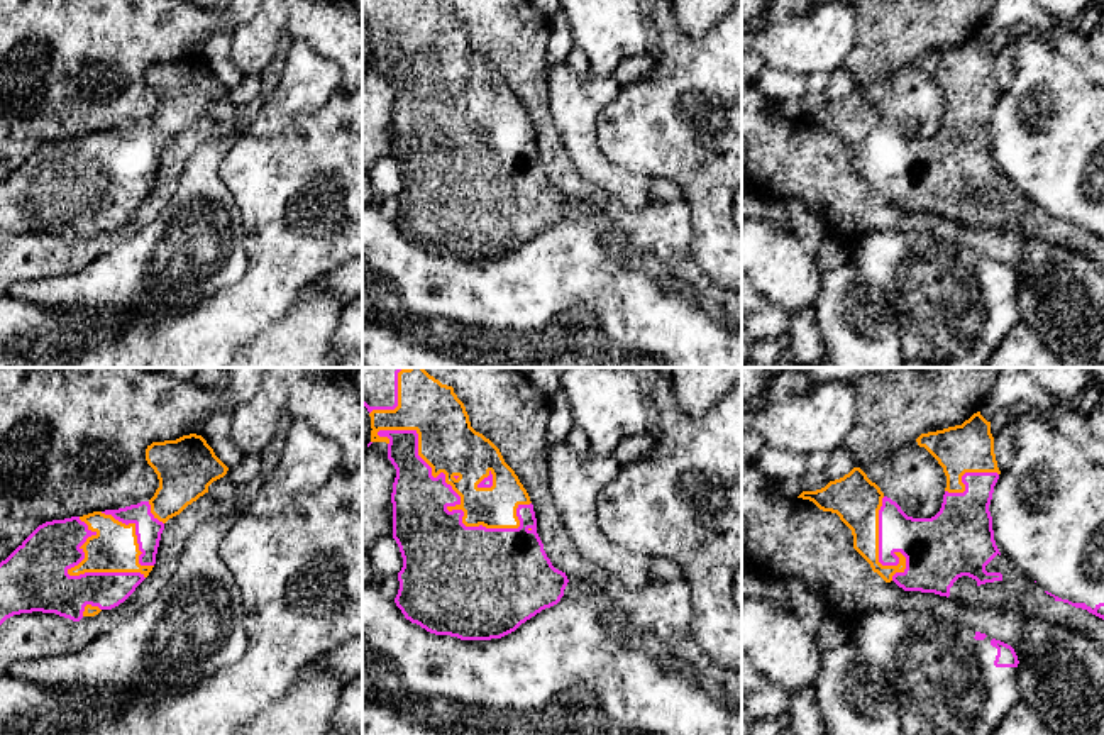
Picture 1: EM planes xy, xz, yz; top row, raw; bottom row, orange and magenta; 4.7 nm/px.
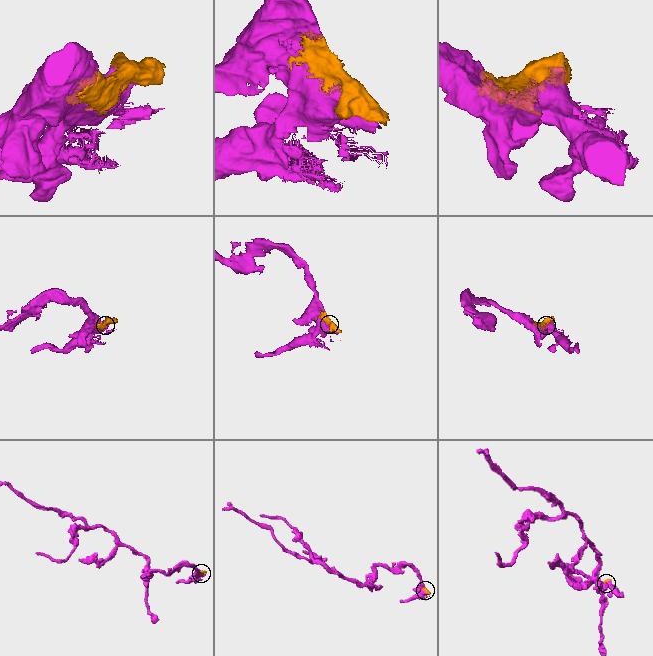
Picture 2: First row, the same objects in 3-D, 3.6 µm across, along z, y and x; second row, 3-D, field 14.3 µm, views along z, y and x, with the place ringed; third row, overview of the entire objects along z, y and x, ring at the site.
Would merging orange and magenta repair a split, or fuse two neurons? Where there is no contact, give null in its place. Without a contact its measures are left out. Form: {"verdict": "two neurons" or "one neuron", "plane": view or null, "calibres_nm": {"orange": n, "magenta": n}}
{"verdict": "one neuron", "plane": "xz", "calibres_nm": {"orange": 280, "magenta": 300}}

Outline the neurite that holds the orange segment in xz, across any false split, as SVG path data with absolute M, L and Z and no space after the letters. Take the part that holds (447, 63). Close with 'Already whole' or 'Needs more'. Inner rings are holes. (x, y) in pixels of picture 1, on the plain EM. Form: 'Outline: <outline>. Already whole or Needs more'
Outline: M362 0L362 25L371 37L371 63L388 64L396 90L393 103L393 159L403 188L398 193L396 227L406 240L435 256L461 261L491 261L560 222L569 203L555 190L537 154L533 125L500 69L471 47L464 24L439 0Z. Needs more

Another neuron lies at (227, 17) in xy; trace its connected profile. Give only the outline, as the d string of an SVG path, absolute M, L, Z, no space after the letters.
M227 0L225 5L208 10L215 17L215 24L200 39L195 54L201 56L208 39L217 34L234 32L239 25L251 20L259 10L262 0Z

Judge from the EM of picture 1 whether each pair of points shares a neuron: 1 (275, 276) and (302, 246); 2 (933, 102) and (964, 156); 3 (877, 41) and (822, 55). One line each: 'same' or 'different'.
1: same
2: different
3: different

